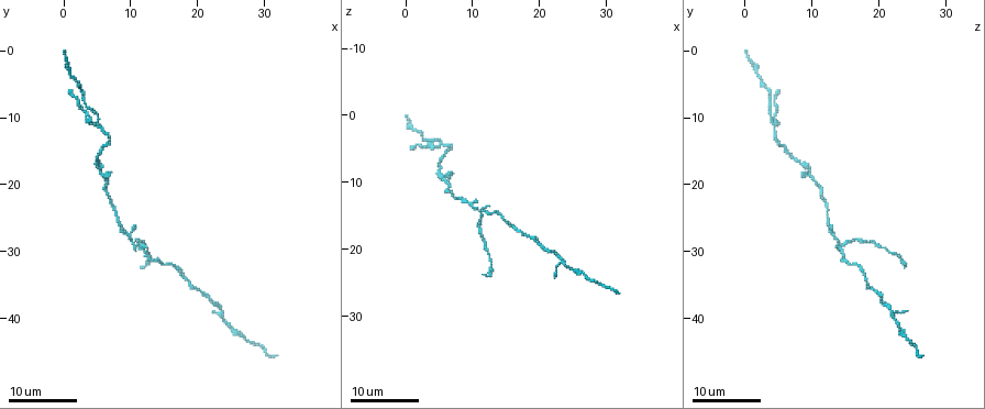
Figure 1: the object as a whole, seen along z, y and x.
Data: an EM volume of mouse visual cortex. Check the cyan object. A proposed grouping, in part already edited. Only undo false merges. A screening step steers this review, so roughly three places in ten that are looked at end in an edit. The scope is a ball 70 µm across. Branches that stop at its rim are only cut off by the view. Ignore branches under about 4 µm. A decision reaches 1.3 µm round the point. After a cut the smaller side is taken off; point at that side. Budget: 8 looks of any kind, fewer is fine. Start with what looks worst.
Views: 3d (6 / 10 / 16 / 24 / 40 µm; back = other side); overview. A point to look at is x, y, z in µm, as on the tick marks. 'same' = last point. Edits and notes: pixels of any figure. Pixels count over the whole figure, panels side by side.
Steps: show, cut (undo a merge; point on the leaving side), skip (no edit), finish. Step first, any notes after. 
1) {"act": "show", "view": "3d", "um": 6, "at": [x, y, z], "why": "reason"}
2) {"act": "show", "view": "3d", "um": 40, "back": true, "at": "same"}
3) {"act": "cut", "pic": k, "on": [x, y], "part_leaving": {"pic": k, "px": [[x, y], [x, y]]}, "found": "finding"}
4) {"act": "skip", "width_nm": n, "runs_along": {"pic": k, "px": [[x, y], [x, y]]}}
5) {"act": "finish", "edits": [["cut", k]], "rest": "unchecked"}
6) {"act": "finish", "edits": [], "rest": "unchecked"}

{"act": "show", "view": "3d", "um": 24, "at": [5.0, 11.0, 4.5], "why": "side arm on a straight run"}

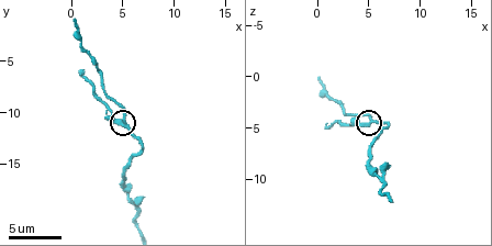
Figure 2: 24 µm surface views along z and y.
{"act": "show", "view": "3d", "um": 10, "at": [5.0, 11.2, 4.2], "why": "closer look"}

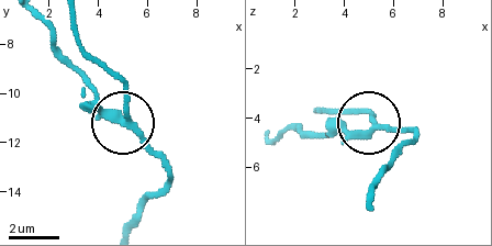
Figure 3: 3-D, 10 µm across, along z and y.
{"act": "skip", "width_nm": 280, "found": "continuous, no second neuron"}

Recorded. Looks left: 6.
{"act": "show", "view": "3d", "um": 24, "at": [11.0, 29.0, 14.5], "why": "four or more arms meet"}

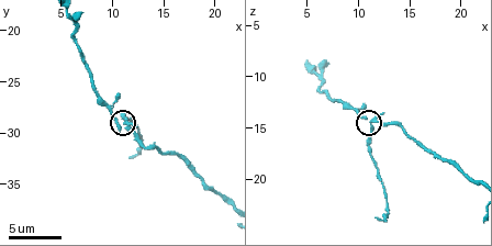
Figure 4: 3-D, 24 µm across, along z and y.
{"act": "show", "view": "3d", "um": 6, "at": "same"}

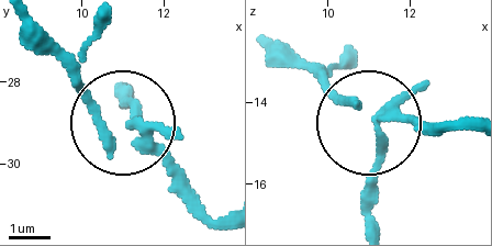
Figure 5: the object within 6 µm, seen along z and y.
{"act": "cut", "pic": 5, "on": [131, 107], "part_leaving": {"pic": 5, "px": [[387, 109], [369, 221]]}, "found": "two neurons meet here"}

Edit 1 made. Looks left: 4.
{"act": "show", "view": "overview"}

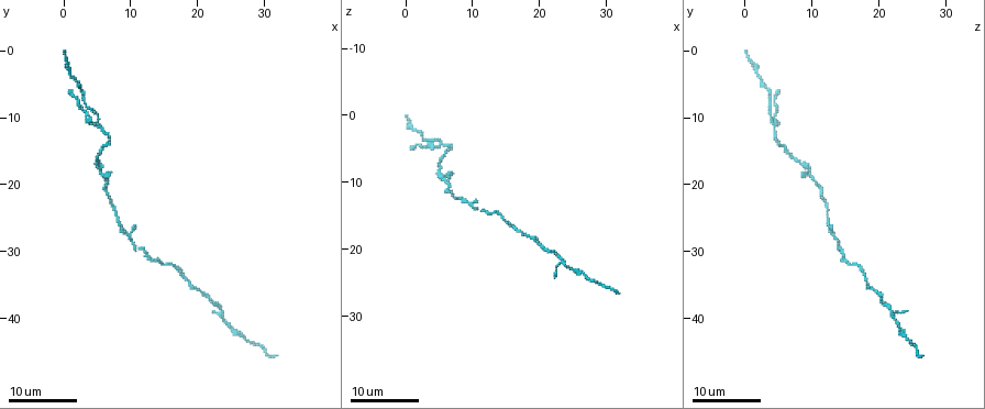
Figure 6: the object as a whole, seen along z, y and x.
{"act": "show", "view": "3d", "um": 16, "at": [5.5, 18.5, 10.0], "why": "thick turns thin"}

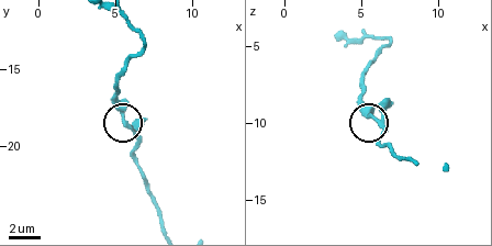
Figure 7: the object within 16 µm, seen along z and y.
{"act": "show", "view": "3d", "um": 10, "at": [5.6, 18.6, 9.6]}

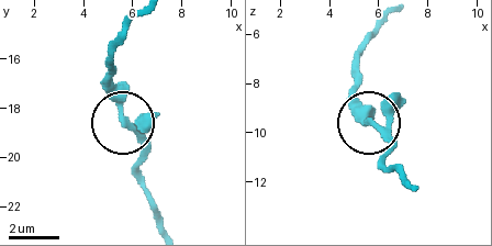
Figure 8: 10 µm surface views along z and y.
{"act": "skip", "width_nm": 240, "runs_along": {"pic": 8, "px": [[417, 189], [387, 168], [387, 138], [369, 120], [353, 77]]}, "found": "all the same neuron"}

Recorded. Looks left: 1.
{"act": "finish", "edits": [["cut", 5]], "rest": "unchecked"}

